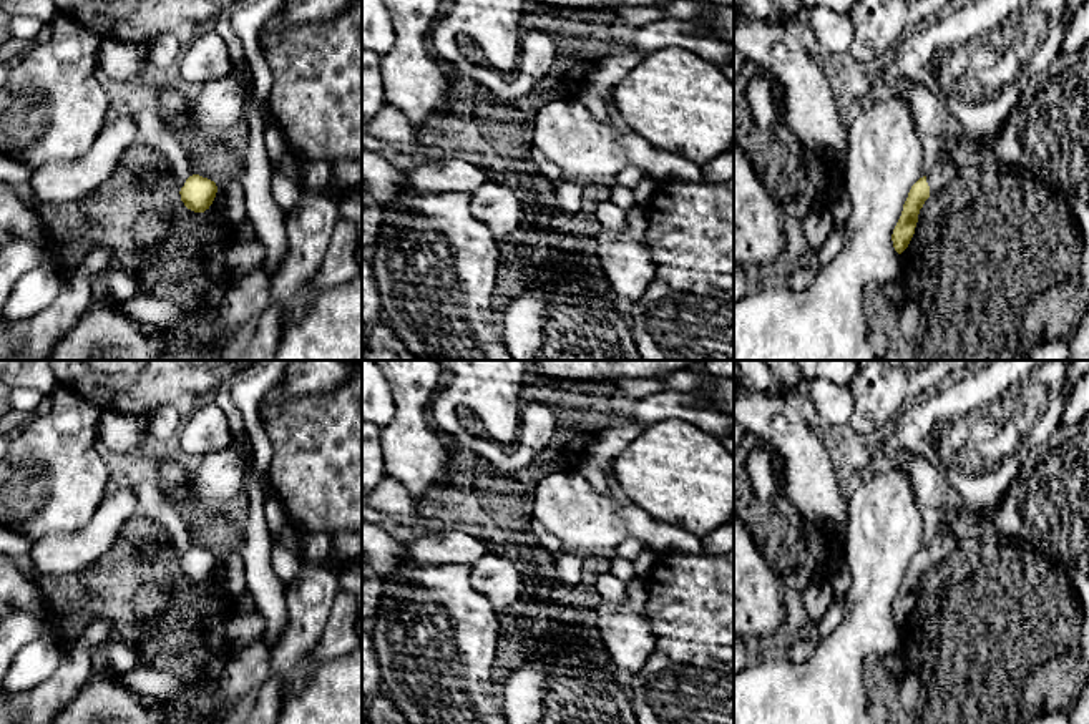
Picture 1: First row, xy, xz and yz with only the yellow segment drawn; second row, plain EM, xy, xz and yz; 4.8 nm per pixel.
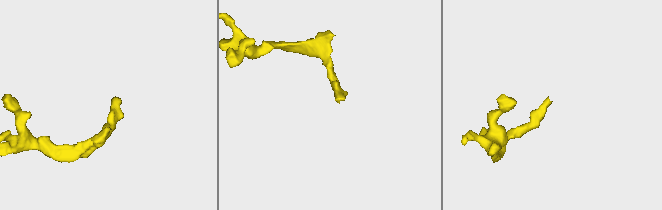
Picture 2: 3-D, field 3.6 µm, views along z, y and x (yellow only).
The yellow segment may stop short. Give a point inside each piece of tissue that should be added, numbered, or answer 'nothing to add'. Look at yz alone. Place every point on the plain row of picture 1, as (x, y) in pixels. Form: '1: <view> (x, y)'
1: yz (943, 542)

